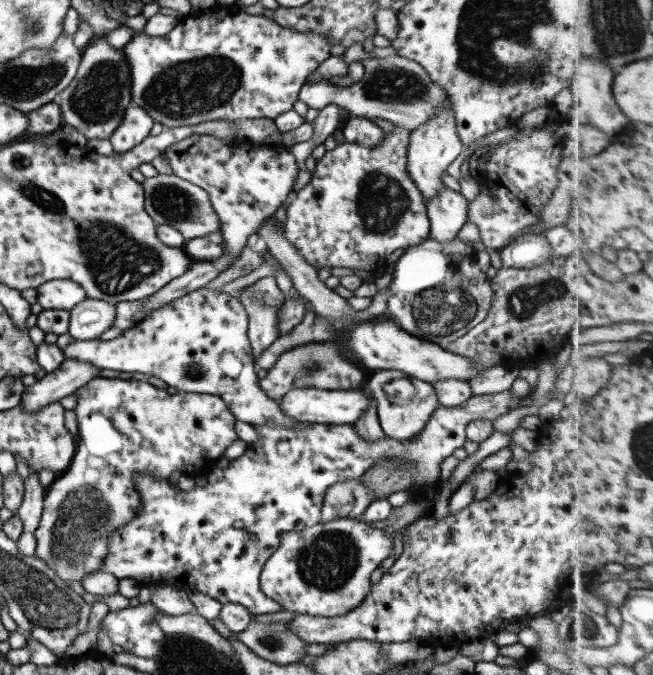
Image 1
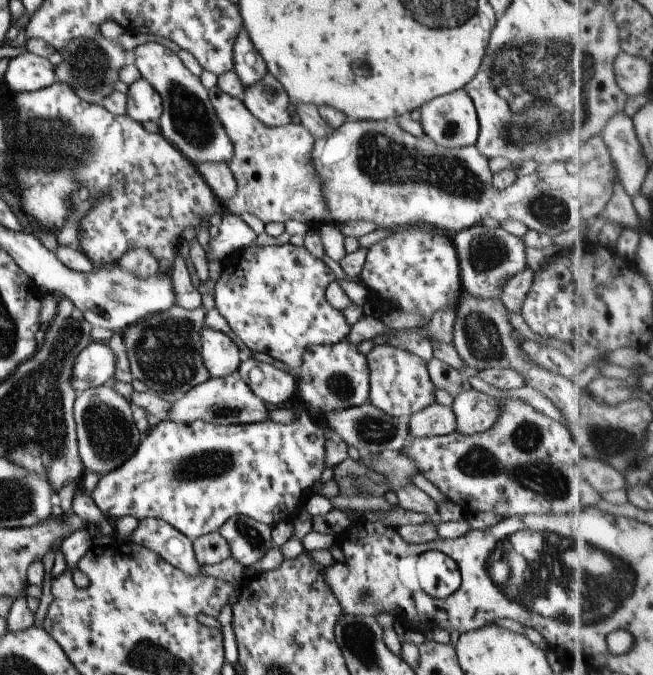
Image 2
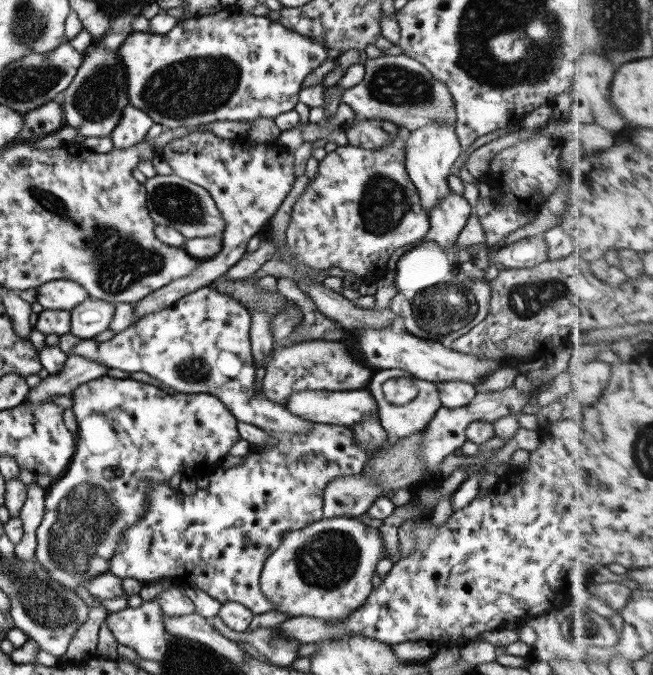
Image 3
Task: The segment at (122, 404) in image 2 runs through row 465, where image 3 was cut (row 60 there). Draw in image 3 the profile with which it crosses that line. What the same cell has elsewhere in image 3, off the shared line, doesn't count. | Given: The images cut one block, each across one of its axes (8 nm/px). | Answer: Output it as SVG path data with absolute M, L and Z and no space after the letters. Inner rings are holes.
M96 39L85 51L73 82L54 98L62 104L65 125L76 128L84 138L110 137L122 118L124 108L129 104L127 70L117 52L105 48L102 39Z

